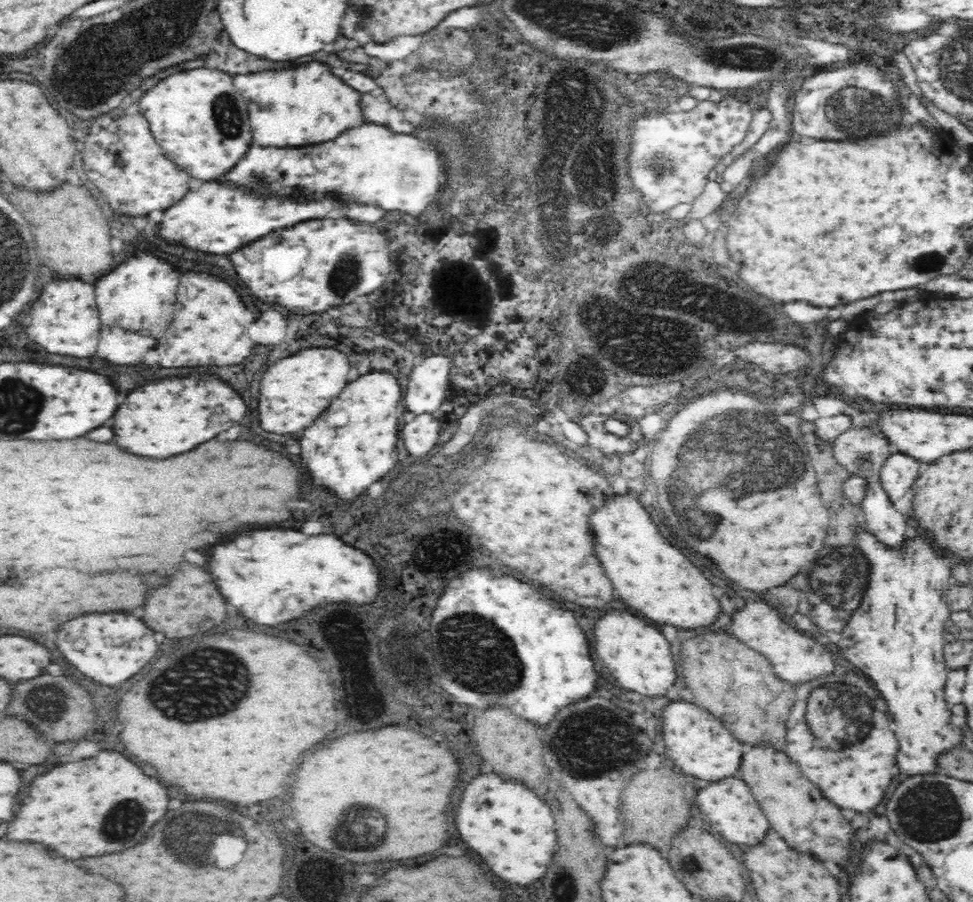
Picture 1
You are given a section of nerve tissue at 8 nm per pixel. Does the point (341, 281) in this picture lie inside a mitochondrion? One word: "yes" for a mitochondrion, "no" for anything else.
yes

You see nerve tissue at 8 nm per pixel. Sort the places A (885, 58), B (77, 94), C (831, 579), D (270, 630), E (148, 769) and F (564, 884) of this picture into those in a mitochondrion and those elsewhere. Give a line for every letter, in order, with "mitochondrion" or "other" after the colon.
A: other
B: mitochondrion
C: mitochondrion
D: other
E: other
F: mitochondrion

